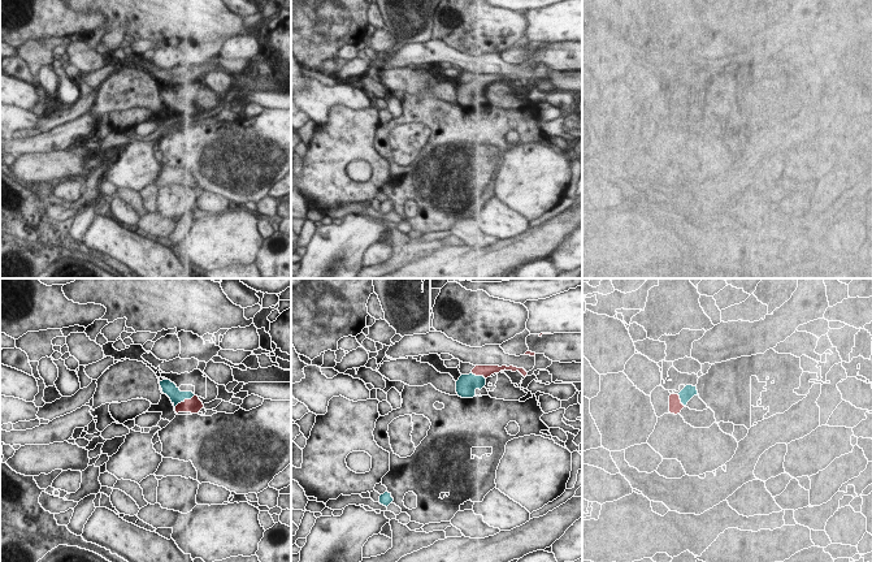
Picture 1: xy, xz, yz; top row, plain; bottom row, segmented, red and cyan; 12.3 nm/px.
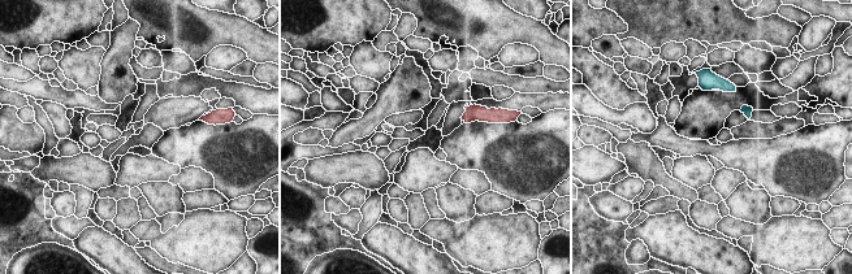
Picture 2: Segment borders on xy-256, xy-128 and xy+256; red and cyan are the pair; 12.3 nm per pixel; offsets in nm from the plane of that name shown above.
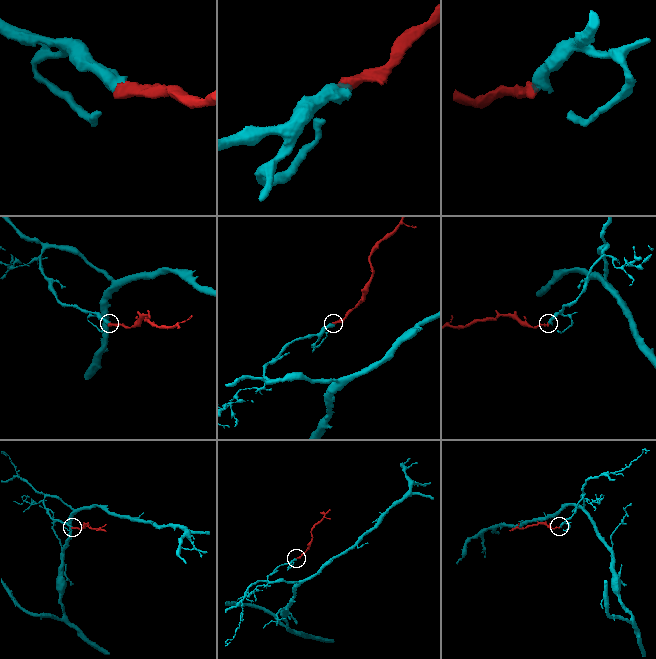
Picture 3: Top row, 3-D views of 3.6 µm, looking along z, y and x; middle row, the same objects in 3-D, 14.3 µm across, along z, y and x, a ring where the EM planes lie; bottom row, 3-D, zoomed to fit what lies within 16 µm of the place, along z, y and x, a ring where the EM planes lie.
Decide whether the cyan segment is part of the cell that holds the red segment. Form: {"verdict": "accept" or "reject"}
{"verdict": "accept"}

